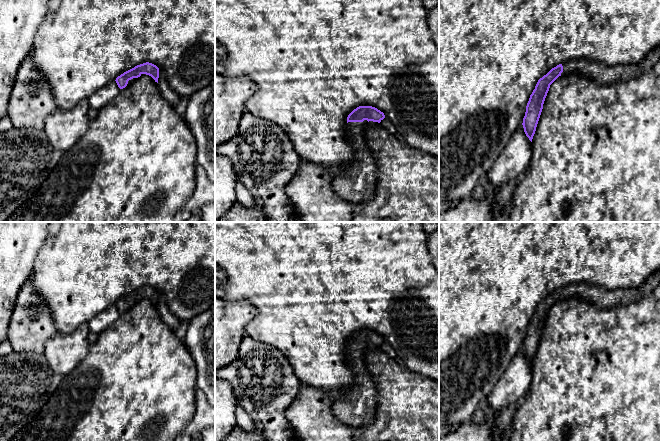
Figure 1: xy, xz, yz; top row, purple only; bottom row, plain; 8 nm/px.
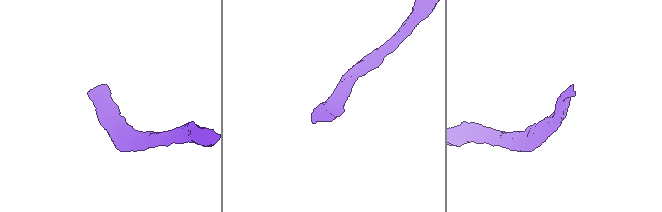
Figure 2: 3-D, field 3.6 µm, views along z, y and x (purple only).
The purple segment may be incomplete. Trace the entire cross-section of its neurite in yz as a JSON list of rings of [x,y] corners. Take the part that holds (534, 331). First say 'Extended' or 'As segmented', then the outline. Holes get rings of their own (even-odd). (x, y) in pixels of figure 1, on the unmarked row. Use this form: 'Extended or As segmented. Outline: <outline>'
Extended. Outline: [[[660,269],[652,273],[644,283],[635,289],[606,290],[587,282],[571,283],[557,289],[538,304],[530,319],[522,347],[526,360],[532,366],[550,309],[559,300],[577,298],[591,302],[598,309],[607,309],[636,301],[652,293],[659,284]]]

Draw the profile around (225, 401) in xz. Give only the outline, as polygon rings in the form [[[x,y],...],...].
[[[215,374],[215,441],[221,441],[236,426],[237,400],[231,385],[223,380],[219,380]]]

